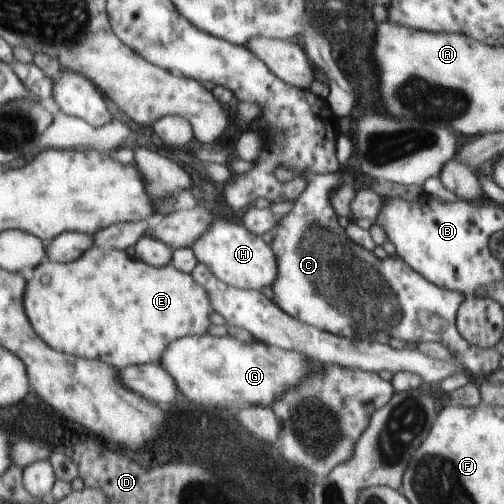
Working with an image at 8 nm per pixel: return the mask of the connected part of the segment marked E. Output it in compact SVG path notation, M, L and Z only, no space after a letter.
M89 248L89 250L85 250L75 262L69 262L69 264L41 262L39 266L33 268L31 278L26 282L22 306L25 308L26 316L35 334L37 334L47 346L58 351L61 350L61 352L65 354L71 352L71 354L75 354L75 356L79 358L81 358L81 356L85 356L85 358L97 358L97 360L101 360L101 362L107 362L107 364L113 366L113 368L123 368L123 366L127 366L127 364L158 363L163 356L165 346L169 346L171 342L175 342L178 338L186 336L203 336L203 334L208 334L208 328L211 325L209 318L213 313L213 308L211 308L210 304L210 296L203 290L203 286L199 286L199 284L191 278L191 274L175 269L170 263L155 268L149 266L145 262L141 262L139 258L135 258L135 254L131 257L131 254L127 254L127 250L111 248Z

